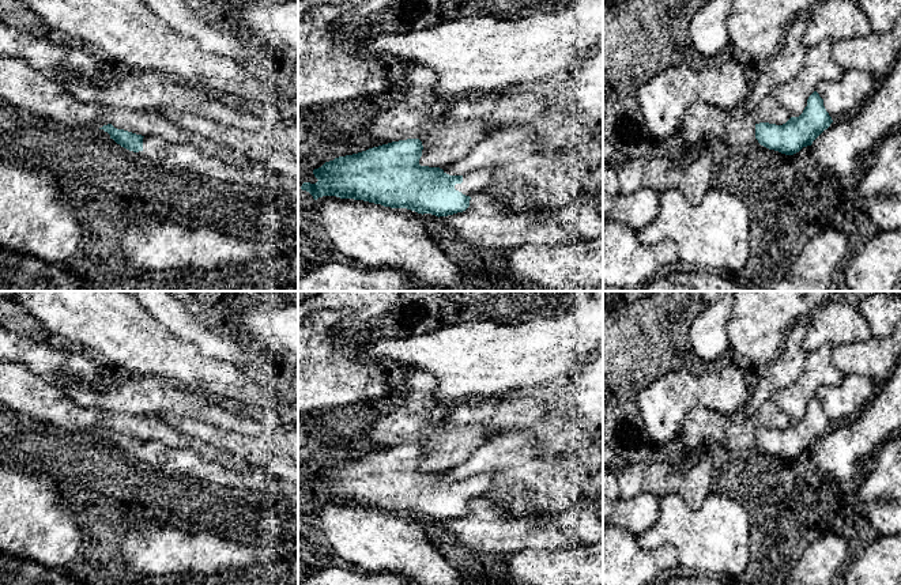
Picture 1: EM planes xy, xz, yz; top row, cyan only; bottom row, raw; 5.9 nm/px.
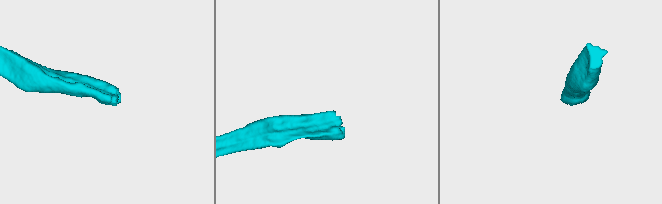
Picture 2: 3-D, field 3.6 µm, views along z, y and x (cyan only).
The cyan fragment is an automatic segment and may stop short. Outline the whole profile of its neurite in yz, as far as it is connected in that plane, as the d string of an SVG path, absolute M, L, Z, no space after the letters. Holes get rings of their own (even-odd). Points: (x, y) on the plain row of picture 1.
M814 396L799 422L791 422L783 430L755 429L755 444L769 454L793 460L803 452L811 450L832 427L833 424L823 411L823 404Z

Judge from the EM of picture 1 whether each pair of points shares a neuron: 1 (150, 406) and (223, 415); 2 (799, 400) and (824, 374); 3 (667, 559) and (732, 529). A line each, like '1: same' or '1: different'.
1: same
2: same
3: different

